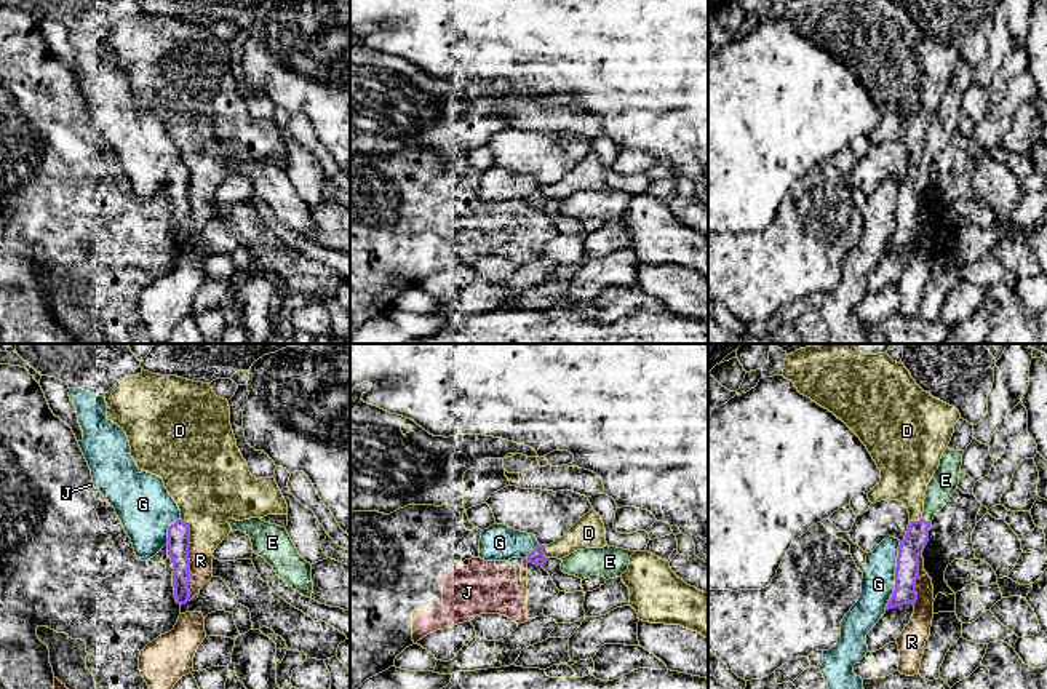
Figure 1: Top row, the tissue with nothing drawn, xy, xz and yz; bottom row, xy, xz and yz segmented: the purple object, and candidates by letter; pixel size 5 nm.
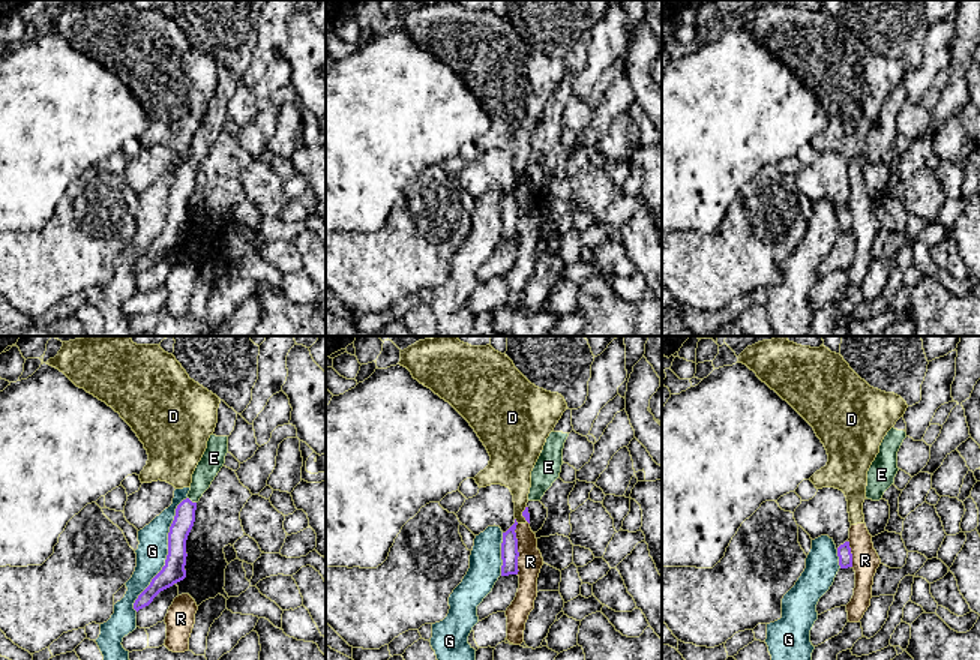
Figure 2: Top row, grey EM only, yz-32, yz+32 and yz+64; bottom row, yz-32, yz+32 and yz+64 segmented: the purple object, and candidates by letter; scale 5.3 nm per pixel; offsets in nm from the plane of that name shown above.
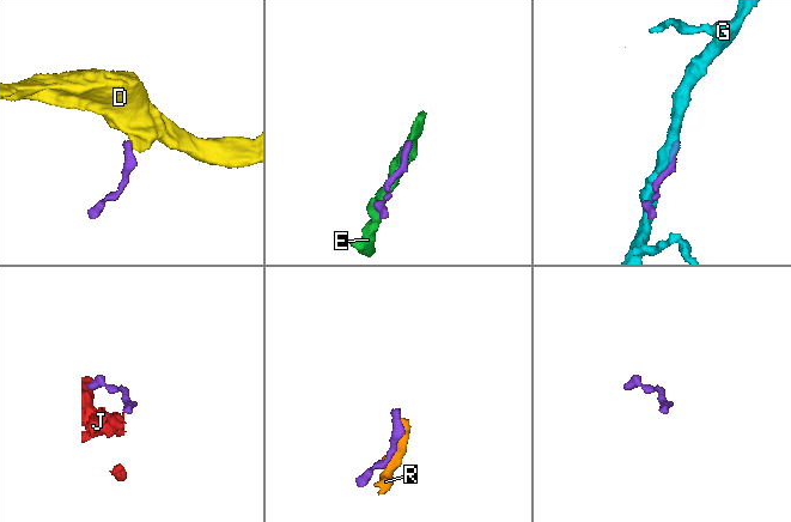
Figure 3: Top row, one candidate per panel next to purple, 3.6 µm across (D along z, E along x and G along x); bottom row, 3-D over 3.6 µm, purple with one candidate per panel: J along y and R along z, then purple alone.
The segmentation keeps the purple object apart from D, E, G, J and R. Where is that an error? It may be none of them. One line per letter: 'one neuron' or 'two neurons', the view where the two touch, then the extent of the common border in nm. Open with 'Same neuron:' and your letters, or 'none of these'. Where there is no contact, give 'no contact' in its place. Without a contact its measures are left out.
Same neuron: E
D: two neurons | xy | 140 nm
E: one neuron | yz | 50 nm
G: two neurons | yz | 360 nm
J: two neurons | xz | 40 nm
R: two neurons | xy | 280 nm

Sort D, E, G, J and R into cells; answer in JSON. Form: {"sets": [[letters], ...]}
{"sets": [["D", "R"], ["E"], ["G"], ["J"]]}

